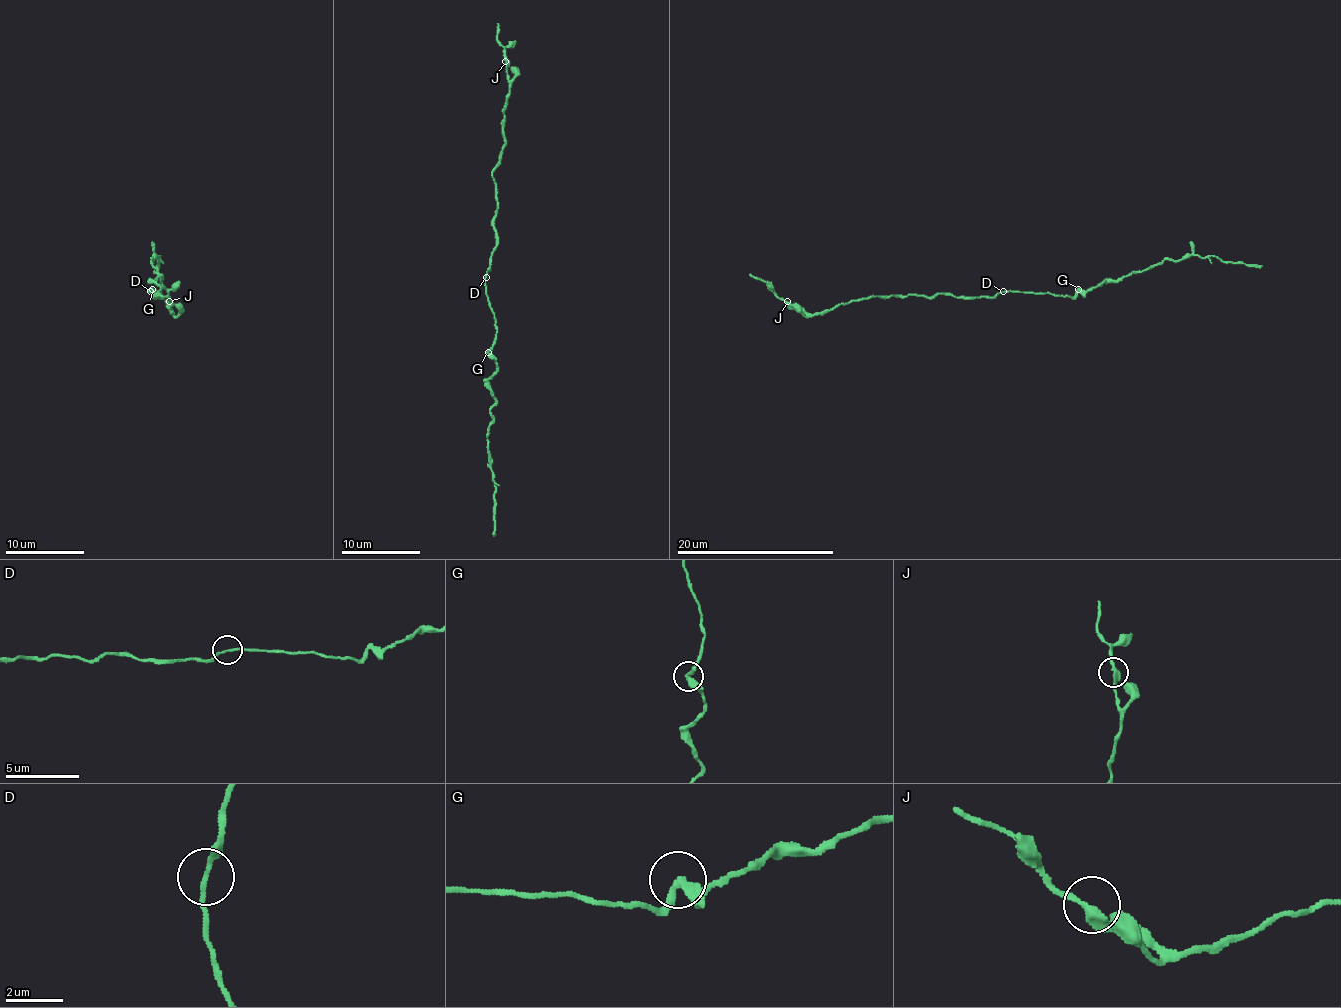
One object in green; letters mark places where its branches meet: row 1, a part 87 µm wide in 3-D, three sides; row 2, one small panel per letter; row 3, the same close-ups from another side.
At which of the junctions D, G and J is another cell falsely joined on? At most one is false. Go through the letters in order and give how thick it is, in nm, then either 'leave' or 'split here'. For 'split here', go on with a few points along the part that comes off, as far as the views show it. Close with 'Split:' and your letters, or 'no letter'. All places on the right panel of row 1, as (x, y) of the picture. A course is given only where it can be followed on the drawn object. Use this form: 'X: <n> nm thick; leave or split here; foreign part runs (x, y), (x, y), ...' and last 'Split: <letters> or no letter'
D: 160 nm thick; leave
G: 320 nm thick; leave
J: 300 nm thick; leave
Split: no letter

